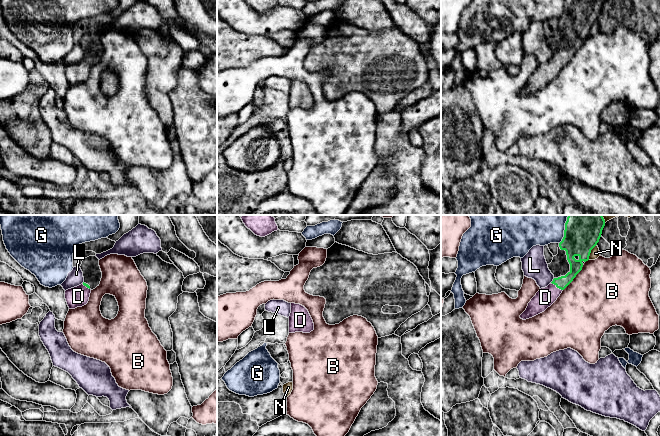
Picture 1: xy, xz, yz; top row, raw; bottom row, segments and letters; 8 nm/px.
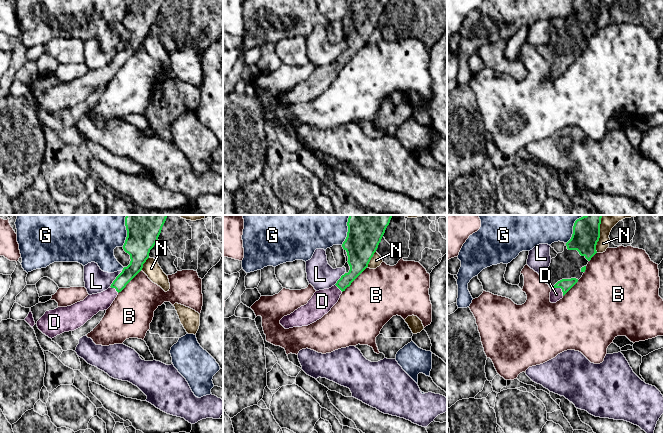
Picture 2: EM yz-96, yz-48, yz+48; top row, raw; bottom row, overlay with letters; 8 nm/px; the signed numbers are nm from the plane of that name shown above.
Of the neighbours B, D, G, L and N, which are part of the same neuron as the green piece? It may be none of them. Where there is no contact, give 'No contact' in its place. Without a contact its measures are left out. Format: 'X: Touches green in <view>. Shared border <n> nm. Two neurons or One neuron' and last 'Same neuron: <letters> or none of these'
B: Touches green in yz. Shared border 260 nm. Two neurons
D: Touches green in yz. Shared border 120 nm. One neuron
G: Touches green in yz. Shared border 170 nm. Two neurons
L: Touches green in yz. Shared border 50 nm. Two neurons
N: Touches green in yz. Shared border 140 nm. Two neurons
Same neuron: D

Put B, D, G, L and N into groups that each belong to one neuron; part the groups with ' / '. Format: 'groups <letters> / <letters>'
groups B G / D / L / N

